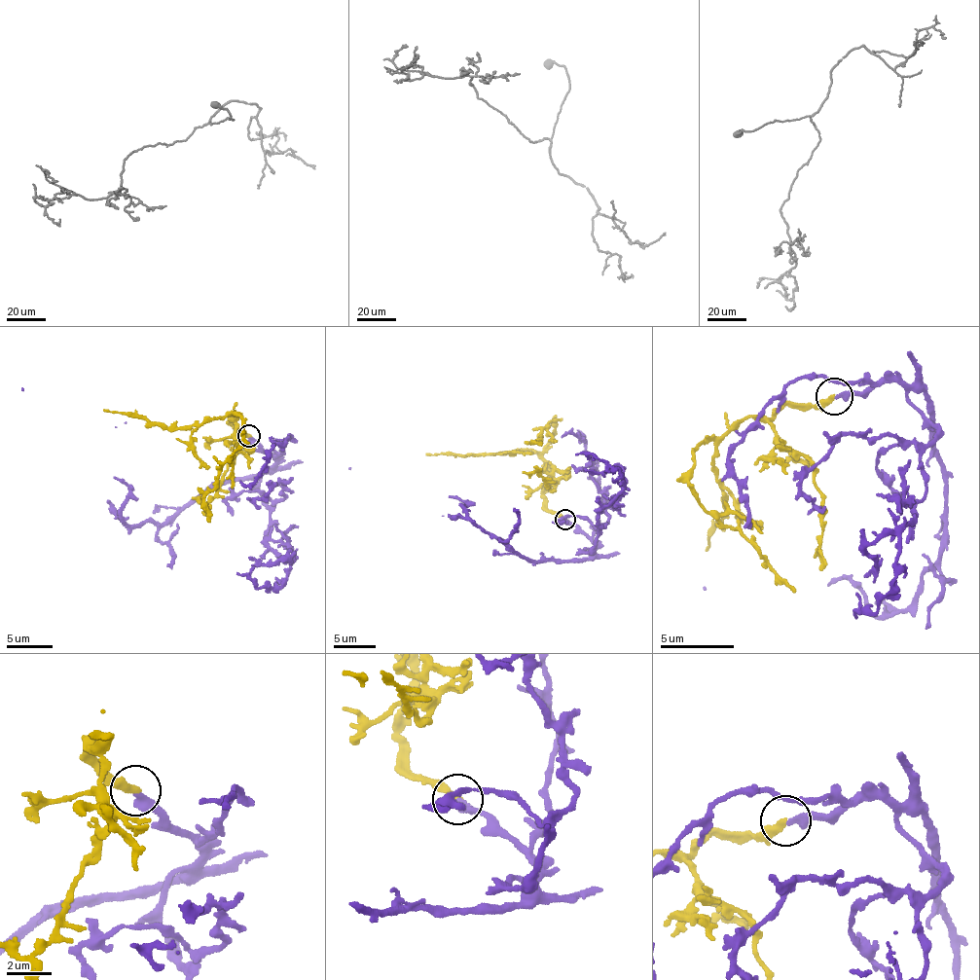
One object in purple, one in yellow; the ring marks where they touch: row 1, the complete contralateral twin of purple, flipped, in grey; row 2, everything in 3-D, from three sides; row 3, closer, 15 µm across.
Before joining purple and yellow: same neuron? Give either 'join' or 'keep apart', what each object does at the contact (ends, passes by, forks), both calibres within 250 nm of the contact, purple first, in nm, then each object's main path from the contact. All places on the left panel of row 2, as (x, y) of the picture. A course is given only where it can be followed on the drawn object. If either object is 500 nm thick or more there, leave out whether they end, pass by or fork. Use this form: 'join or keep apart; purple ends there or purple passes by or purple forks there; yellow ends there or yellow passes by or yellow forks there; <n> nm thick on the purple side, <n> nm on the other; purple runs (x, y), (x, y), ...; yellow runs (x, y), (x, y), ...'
join; purple ends there; yellow ends there; 320 nm thick on the purple side, 280 nm on the other; purple runs (249, 436), (272, 468), (218, 480), (162, 524), (128, 526), (128, 489), (114, 477), (116, 427), (21, 386); yellow runs (249, 436), (232, 422), (237, 412), (232, 413), (240, 417), (241, 443), (204, 497), (209, 521)

